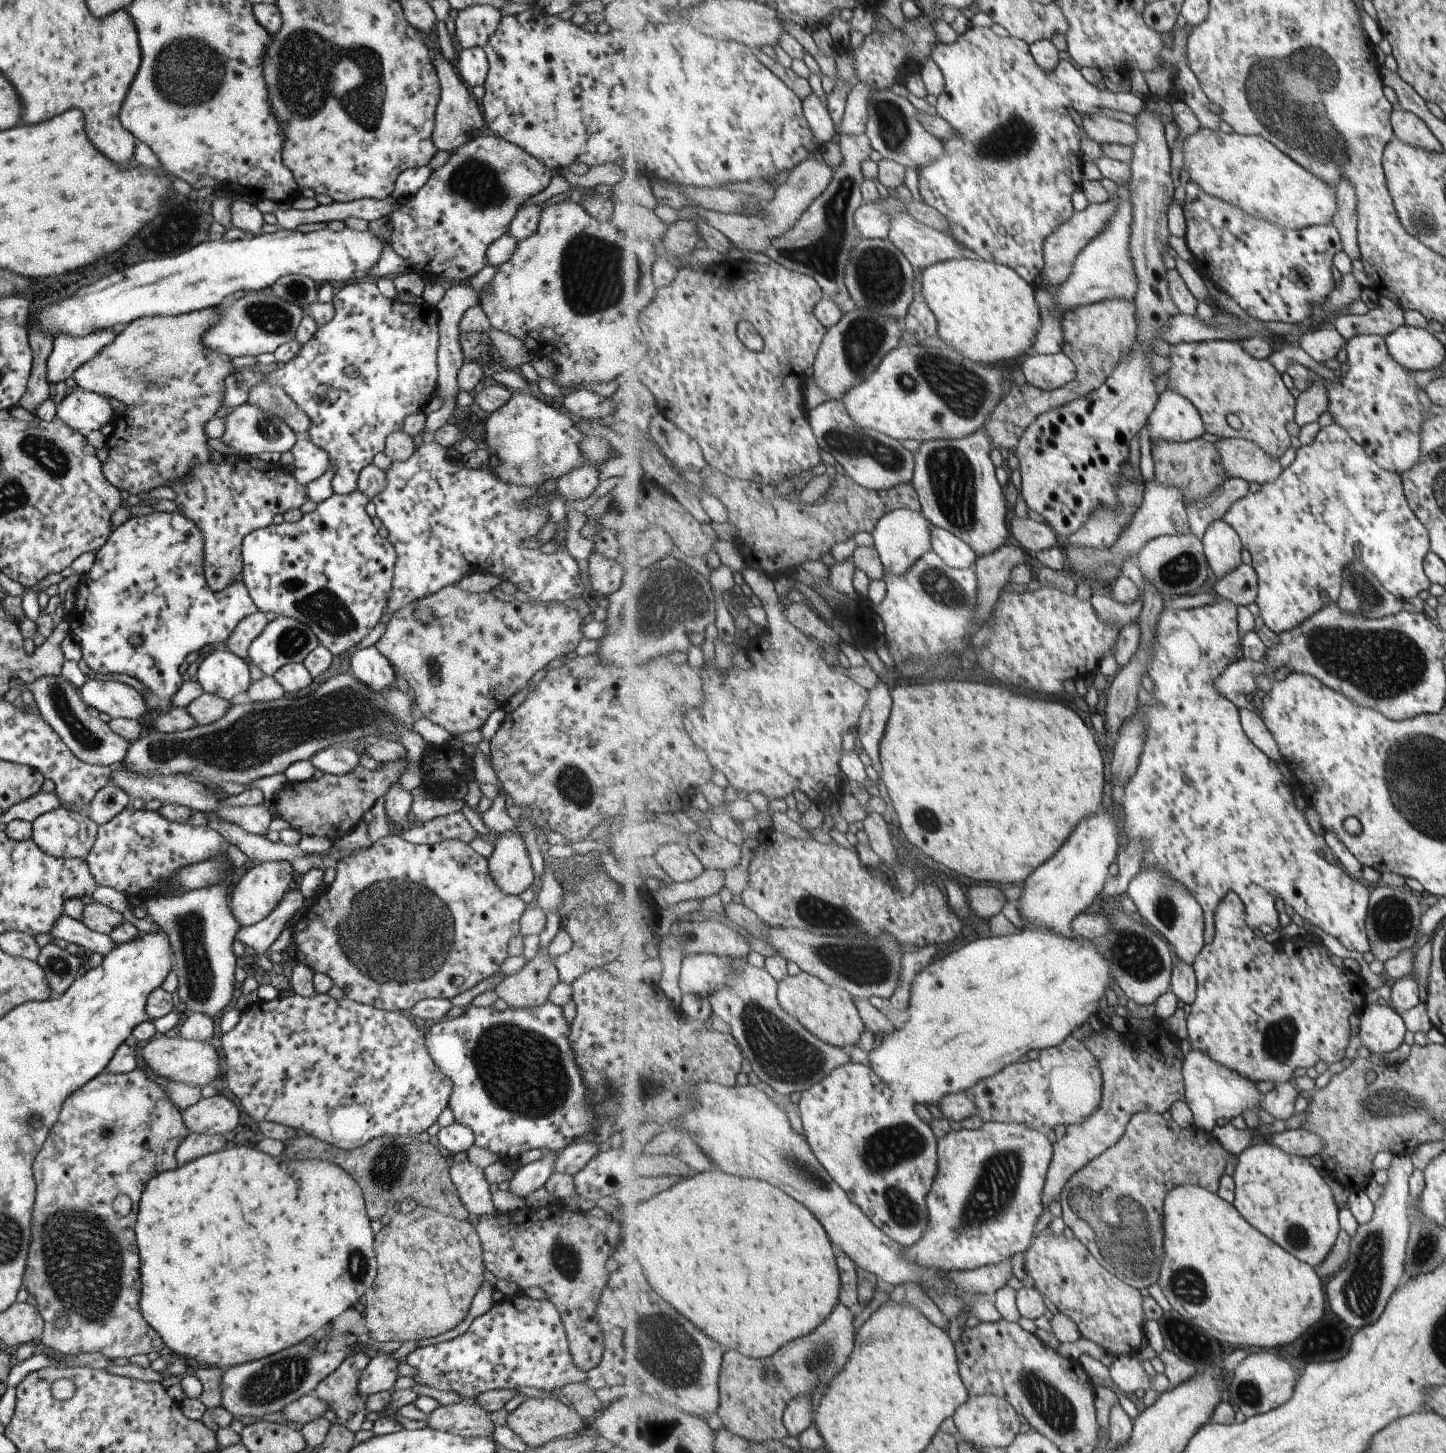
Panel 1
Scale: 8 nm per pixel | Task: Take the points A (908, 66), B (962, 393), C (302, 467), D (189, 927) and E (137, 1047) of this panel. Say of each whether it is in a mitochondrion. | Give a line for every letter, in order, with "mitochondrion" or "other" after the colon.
A: other
B: mitochondrion
C: other
D: mitochondrion
E: other

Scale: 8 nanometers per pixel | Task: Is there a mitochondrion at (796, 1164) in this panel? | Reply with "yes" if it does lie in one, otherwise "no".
yes

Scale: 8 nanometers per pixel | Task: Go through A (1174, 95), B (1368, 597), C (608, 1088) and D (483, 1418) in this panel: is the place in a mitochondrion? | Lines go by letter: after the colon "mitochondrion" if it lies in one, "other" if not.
A: other
B: mitochondrion
C: mitochondrion
D: other

